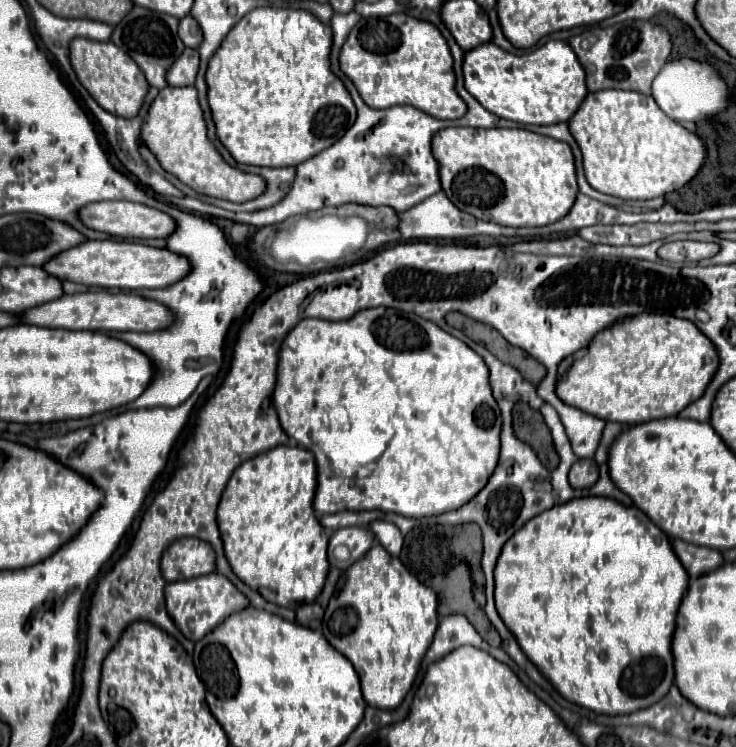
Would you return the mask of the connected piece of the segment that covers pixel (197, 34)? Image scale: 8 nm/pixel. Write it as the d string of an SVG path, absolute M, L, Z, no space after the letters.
M184 16L178 24L178 36L186 46L196 48L202 42L202 30L192 16Z

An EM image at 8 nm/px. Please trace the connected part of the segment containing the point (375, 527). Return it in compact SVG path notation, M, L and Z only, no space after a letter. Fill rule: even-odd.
M374 520L374 522L370 524L370 530L372 530L372 534L374 534L374 540L376 540L378 544L382 544L382 546L388 550L390 556L398 556L398 554L400 554L404 536L402 536L402 532L400 532L394 524L384 522L384 520Z

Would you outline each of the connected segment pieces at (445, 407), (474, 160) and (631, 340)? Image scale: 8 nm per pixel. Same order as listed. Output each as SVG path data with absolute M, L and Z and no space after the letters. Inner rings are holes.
M368 308L360 310L354 318L348 320L320 320L304 318L300 320L284 338L278 352L278 384L274 386L274 408L284 432L298 442L298 446L310 450L318 468L318 486L314 496L314 510L320 514L344 512L344 510L384 510L396 512L408 518L436 516L464 506L472 496L484 488L488 476L498 464L500 452L500 414L496 400L488 382L488 368L484 360L468 348L462 340L450 336L434 322L428 322L416 314L400 312L394 308Z
M444 128L432 136L432 152L440 164L444 194L478 220L514 228L546 226L564 218L578 194L570 146L522 128Z
M642 312L636 316L628 316L628 318L620 318L614 324L610 324L608 328L600 330L586 348L582 348L580 352L574 352L574 356L568 356L560 362L558 368L558 380L556 380L556 396L568 404L574 406L582 412L588 412L600 420L612 420L612 422L620 422L620 424L640 424L640 422L648 422L648 420L656 420L656 418L668 418L668 416L676 416L680 410L684 410L690 402L698 400L704 394L704 388L708 386L708 382L712 380L714 372L718 368L718 354L716 348L712 346L712 342L708 338L702 336L702 332L696 328L694 322L688 322L684 318L674 318L670 314L652 314L652 312Z

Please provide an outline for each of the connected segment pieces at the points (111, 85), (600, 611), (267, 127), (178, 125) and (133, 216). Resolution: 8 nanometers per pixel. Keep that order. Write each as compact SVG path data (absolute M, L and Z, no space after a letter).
M76 38L70 44L70 64L80 80L80 84L90 92L90 96L108 112L134 118L148 94L148 82L136 62L124 54L112 42L92 42L88 38Z
M588 496L570 500L566 504L558 504L532 520L528 520L502 548L496 568L494 568L494 602L500 618L504 618L506 628L516 634L516 640L526 652L526 656L532 660L532 664L542 672L542 676L572 704L578 704L582 708L588 708L596 714L606 716L620 716L620 714L632 714L636 710L648 708L662 700L662 696L670 690L674 682L674 660L672 660L672 634L674 634L674 618L680 606L680 598L686 594L688 588L688 574L684 574L684 566L680 560L676 560L676 554L670 548L668 538L656 524L650 524L648 516L642 514L634 506L622 506L616 504L612 498L602 496Z
M256 8L228 32L218 52L208 62L206 84L216 136L238 164L268 168L298 166L332 146L354 124L354 102L344 84L330 70L330 46L330 26L318 22L318 18L306 10Z
M166 86L164 90L160 90L144 118L140 140L148 146L148 150L156 156L156 160L166 172L174 174L180 182L184 182L198 194L230 202L244 202L264 192L264 180L260 176L244 174L238 168L228 166L208 140L206 122L194 86Z
M94 202L80 208L78 218L82 220L84 226L92 230L106 232L110 236L120 236L120 238L166 238L176 228L174 220L168 214L136 202Z

